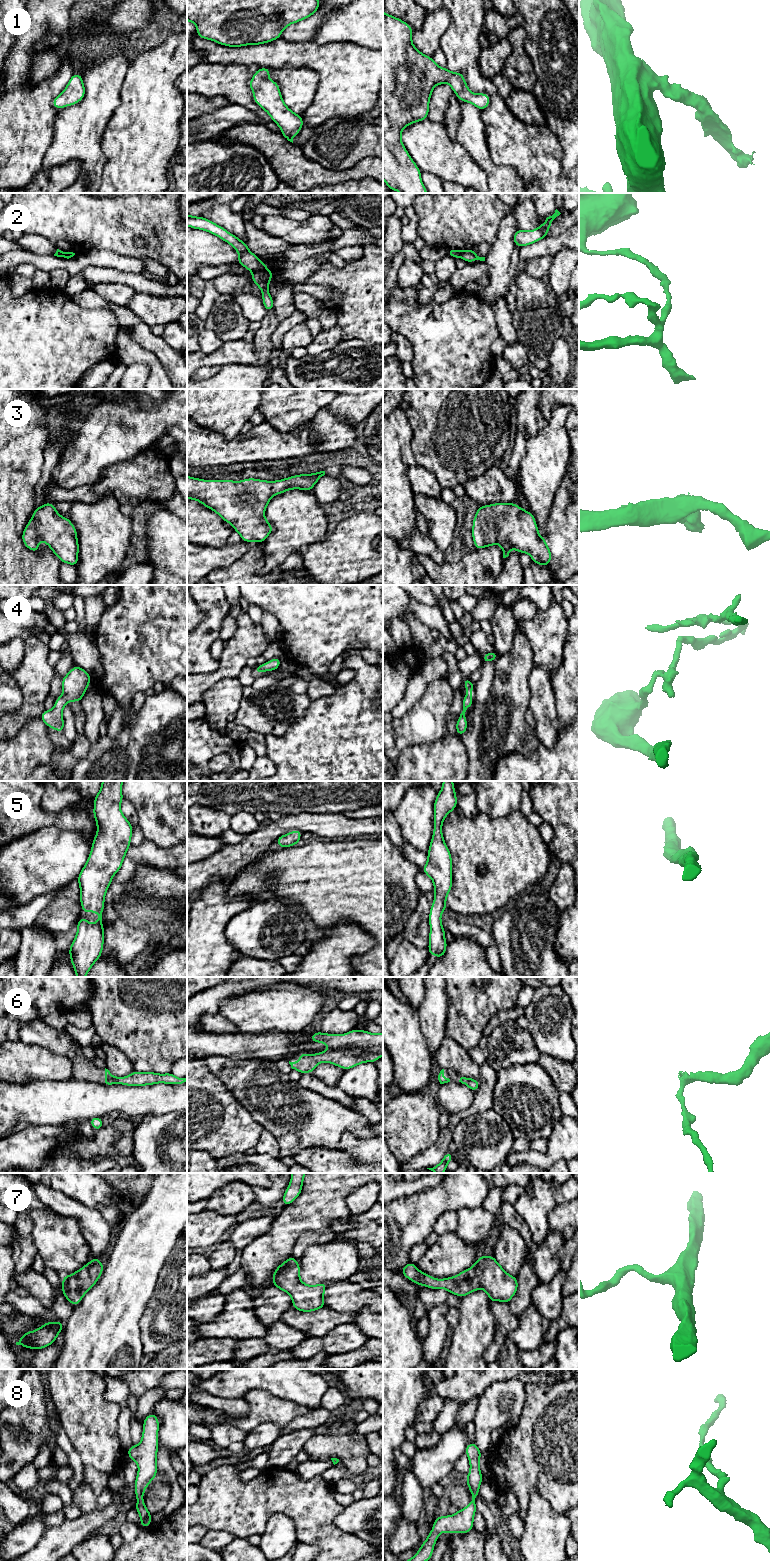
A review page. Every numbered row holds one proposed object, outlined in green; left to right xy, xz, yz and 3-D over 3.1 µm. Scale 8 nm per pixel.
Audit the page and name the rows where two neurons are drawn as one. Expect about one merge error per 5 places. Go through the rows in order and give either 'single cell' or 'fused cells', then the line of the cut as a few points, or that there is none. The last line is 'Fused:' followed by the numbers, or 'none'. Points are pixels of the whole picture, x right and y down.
1: single cell; cut none
2: fused cells; cut xz (266, 268), (253, 272)
3: single cell; cut none
4: single cell; cut none
5: single cell; cut none
6: single cell; cut none
7: single cell; cut none
8: single cell; cut none
Fused: 2

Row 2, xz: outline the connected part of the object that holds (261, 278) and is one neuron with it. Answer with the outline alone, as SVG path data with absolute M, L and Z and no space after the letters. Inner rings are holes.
M264 269L262 271L254 271L251 276L253 283L256 284L262 291L263 305L267 312L274 309L273 298L269 295L269 281L273 278L272 271L270 269Z

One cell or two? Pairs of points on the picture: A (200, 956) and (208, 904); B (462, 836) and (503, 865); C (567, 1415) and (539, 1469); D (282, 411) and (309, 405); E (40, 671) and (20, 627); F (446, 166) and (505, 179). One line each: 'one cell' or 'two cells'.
A: one cell
B: one cell
C: one cell
D: one cell
E: two cells
F: two cells

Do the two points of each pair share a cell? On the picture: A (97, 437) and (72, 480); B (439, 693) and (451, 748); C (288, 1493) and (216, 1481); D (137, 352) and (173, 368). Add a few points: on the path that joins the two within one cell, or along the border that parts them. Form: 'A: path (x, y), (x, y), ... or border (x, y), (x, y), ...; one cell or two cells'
A: path (92, 448), (75, 469); one cell
B: border (447, 731), (439, 740), (427, 744); two cells
C: path (270, 1493), (234, 1493); one cell
D: border (142, 347), (149, 350), (157, 358), (170, 378); two cells

